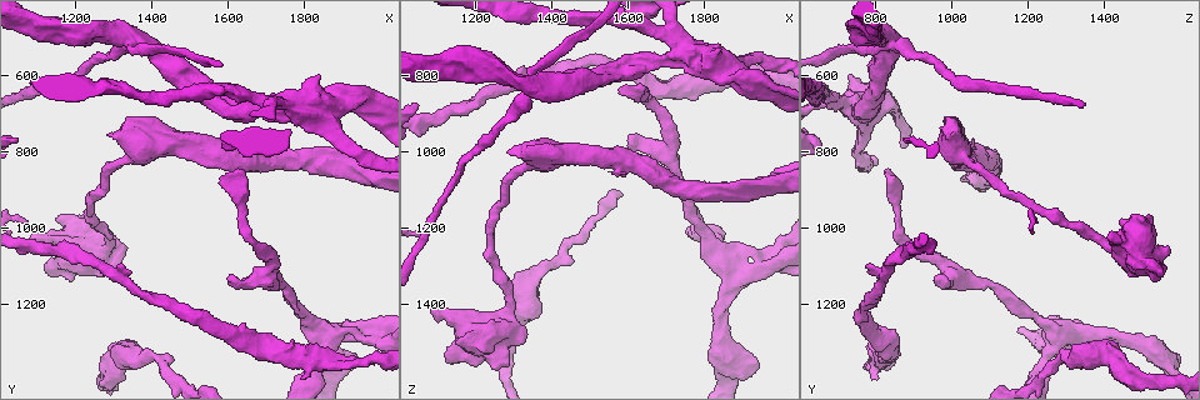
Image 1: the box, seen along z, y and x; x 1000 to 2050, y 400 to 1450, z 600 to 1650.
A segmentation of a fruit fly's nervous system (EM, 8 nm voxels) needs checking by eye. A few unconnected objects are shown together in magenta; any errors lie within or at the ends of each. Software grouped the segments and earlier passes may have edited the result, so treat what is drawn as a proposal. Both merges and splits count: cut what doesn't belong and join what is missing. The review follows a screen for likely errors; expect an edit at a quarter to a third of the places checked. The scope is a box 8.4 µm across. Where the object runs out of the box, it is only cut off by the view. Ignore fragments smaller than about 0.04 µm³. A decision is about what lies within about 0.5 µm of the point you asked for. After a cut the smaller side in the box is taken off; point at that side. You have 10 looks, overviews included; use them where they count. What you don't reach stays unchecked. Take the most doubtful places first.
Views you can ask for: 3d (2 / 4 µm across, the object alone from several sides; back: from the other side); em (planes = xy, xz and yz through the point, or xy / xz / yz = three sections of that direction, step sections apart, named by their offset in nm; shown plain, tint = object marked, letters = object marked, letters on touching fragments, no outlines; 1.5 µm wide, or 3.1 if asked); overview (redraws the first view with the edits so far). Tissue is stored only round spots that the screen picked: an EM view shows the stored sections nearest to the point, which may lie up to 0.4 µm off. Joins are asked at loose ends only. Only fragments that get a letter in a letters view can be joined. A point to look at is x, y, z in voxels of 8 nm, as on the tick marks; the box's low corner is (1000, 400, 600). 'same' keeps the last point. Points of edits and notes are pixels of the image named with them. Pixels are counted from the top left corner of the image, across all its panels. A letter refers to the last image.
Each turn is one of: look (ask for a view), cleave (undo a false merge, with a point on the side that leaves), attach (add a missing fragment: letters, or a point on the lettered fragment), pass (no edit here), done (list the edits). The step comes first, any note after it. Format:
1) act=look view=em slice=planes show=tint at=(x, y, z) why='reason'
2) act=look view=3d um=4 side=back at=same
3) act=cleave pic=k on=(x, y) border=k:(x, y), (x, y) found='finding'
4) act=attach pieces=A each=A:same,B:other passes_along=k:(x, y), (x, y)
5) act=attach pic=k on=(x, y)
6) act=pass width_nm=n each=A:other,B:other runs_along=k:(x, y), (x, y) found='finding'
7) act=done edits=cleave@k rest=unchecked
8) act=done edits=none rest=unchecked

act=look view=3d um=4 at=(1620, 850, 825) why='an open end'

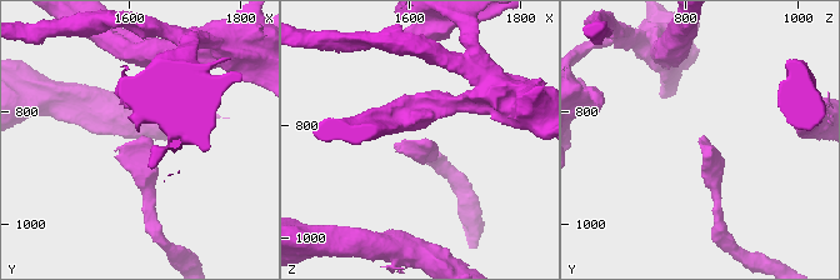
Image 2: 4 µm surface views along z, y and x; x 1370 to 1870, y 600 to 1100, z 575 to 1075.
act=look view=em slice=planes show=letters at=(1620, 845, 820)

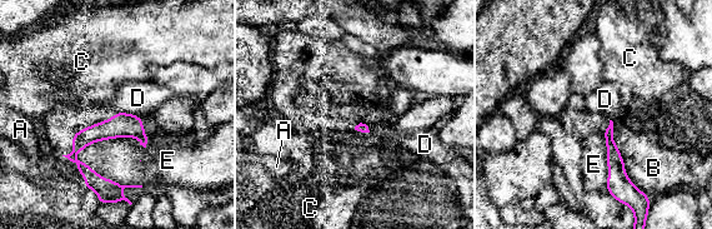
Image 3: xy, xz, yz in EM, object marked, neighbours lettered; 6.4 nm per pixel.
act=pass longest_contact=E:500nm each=A:other,B:other,C:other,D:other,E:other border=3:(118, 110), (136, 114), (140, 118) found='none of them fits'

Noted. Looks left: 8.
act=look view=em slice=planes show=letters at=(1280, 750, 1005) why='an open end'

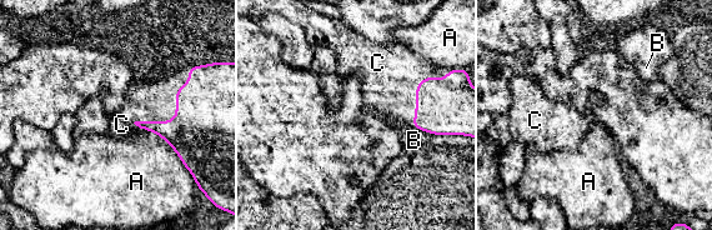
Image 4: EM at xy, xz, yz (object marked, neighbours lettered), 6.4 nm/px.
act=attach pieces=C longest_contact=A:440nm each=A:other,B:other,C:same found='the cell continues'

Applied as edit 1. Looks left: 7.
act=look view=em slice=planes show=plain at=(1335, 510, 830) why='three arms meet'

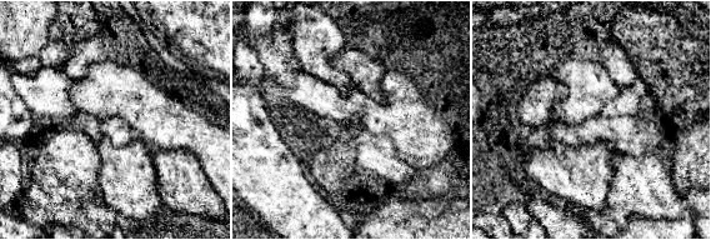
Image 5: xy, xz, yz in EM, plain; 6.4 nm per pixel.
act=look view=em slice=planes show=letters at=same

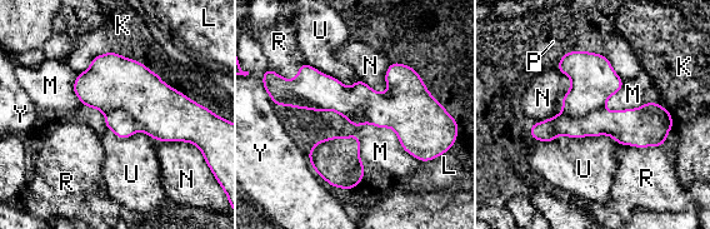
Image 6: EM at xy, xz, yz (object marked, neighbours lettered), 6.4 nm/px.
act=cleave pic=6 on=(620, 125) each=K:other,L:other,M:other,N:other,P:other,R:other,U:other,Y:other part_leaving=6:(669, 124), (553, 127), (533, 133) found='two cells meet here'

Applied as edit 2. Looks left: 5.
act=look view=em slice=yz step=8 show=letters at=(1380, 1340, 1295) why='sudden change in width'

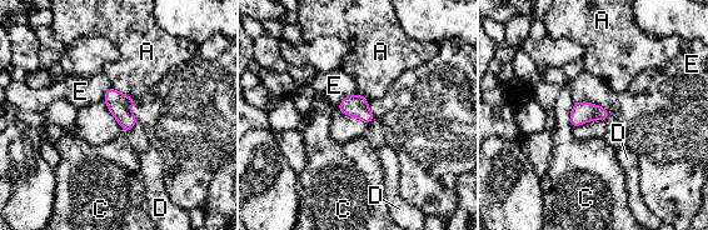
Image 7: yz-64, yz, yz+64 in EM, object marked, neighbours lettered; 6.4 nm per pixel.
act=look view=em slice=planes show=letters at=same why='another direction'

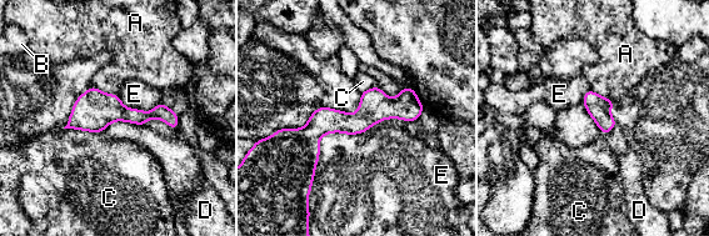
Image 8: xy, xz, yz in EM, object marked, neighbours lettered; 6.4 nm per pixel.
act=pass each=A:other,B:other,C:other,D:other,E:other border=8:(64, 127), (99, 134) found='continuous, no second cell'

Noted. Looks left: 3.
act=done edits=attach@4,cleave@6 rest=unchecked

